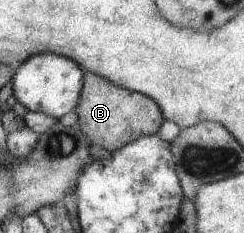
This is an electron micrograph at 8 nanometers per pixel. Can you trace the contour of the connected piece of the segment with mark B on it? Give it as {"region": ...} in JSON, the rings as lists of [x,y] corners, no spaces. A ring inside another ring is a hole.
{"region":[[[91,72],[83,74],[82,87],[74,110],[78,130],[85,136],[85,141],[90,146],[99,146],[107,152],[119,150],[126,142],[141,136],[155,135],[164,119],[157,104],[147,96],[109,86],[105,80],[93,76]]]}

